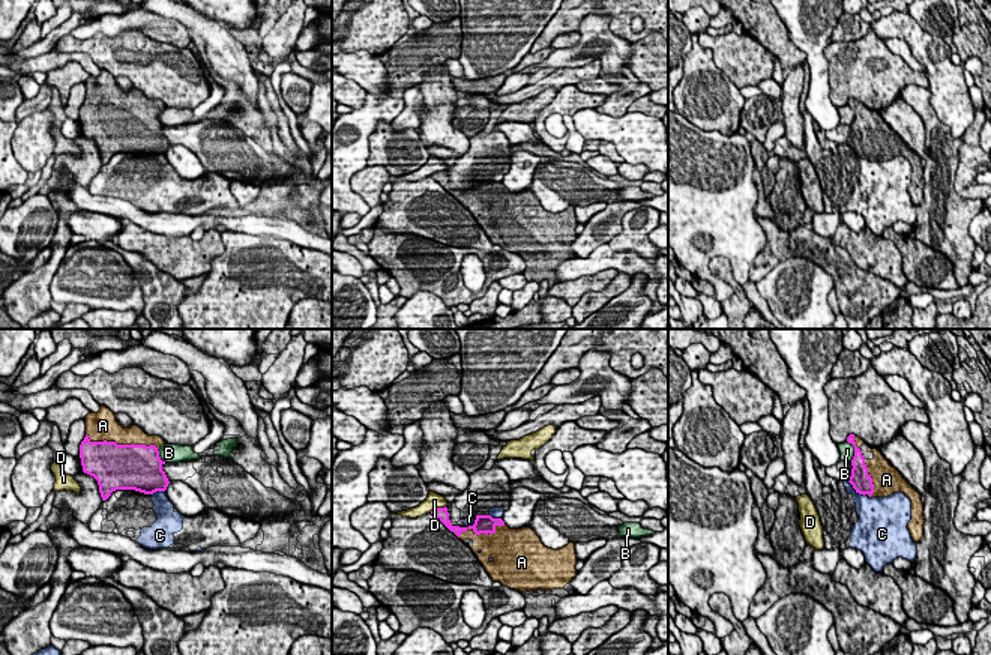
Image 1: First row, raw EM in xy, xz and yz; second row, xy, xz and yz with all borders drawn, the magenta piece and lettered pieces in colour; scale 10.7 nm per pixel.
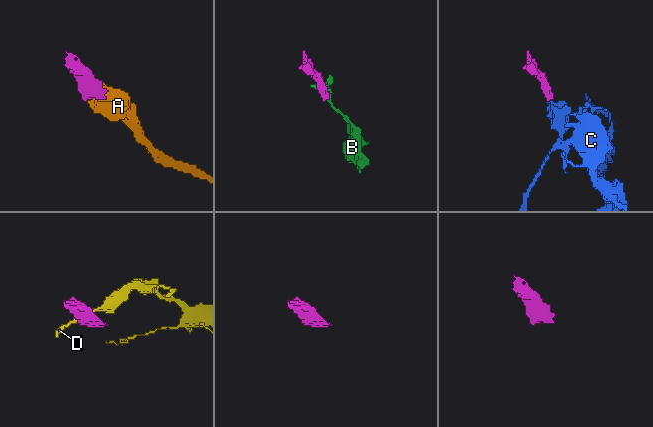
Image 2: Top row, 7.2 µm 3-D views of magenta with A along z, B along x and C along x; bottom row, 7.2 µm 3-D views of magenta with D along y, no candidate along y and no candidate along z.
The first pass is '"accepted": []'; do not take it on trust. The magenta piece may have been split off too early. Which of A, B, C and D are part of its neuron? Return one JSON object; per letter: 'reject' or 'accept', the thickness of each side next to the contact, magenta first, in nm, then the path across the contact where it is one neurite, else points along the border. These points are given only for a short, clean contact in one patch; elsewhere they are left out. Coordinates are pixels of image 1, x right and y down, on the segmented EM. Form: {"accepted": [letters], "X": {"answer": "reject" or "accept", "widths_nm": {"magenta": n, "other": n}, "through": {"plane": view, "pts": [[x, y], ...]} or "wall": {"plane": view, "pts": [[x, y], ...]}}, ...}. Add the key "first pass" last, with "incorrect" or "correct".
{"accepted": ["A"], "A": {"answer": "accept", "widths_nm": {"magenta": 480, "other": 260}}, "B": {"answer": "reject", "widths_nm": {"magenta": 190, "other": 160}}, "C": {"answer": "reject", "widths_nm": {"magenta": 220, "other": 240}, "wall": {"plane": "yz", "pts": [[847, 479], [864, 496]]}}, "D": {"answer": "reject", "widths_nm": {"magenta": 140, "other": 170}, "wall": {"plane": "xz", "pts": [[445, 505], [430, 511]]}}, "first pass": "incorrect"}

